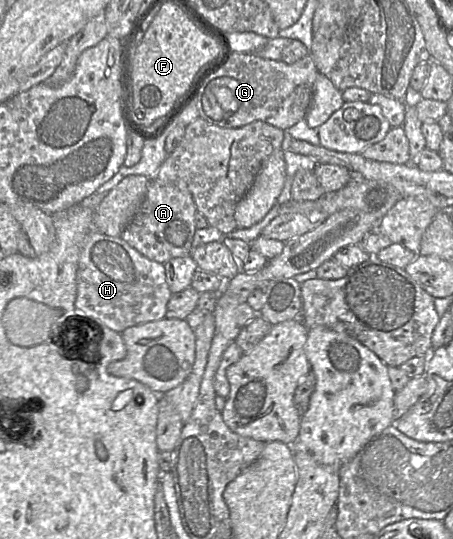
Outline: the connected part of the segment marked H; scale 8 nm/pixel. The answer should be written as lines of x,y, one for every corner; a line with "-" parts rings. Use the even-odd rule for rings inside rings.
98,230
87,236
79,257
75,300
75,308
82,317
121,334
128,328
164,319
172,295
168,288
164,264
146,258
121,237
107,236

